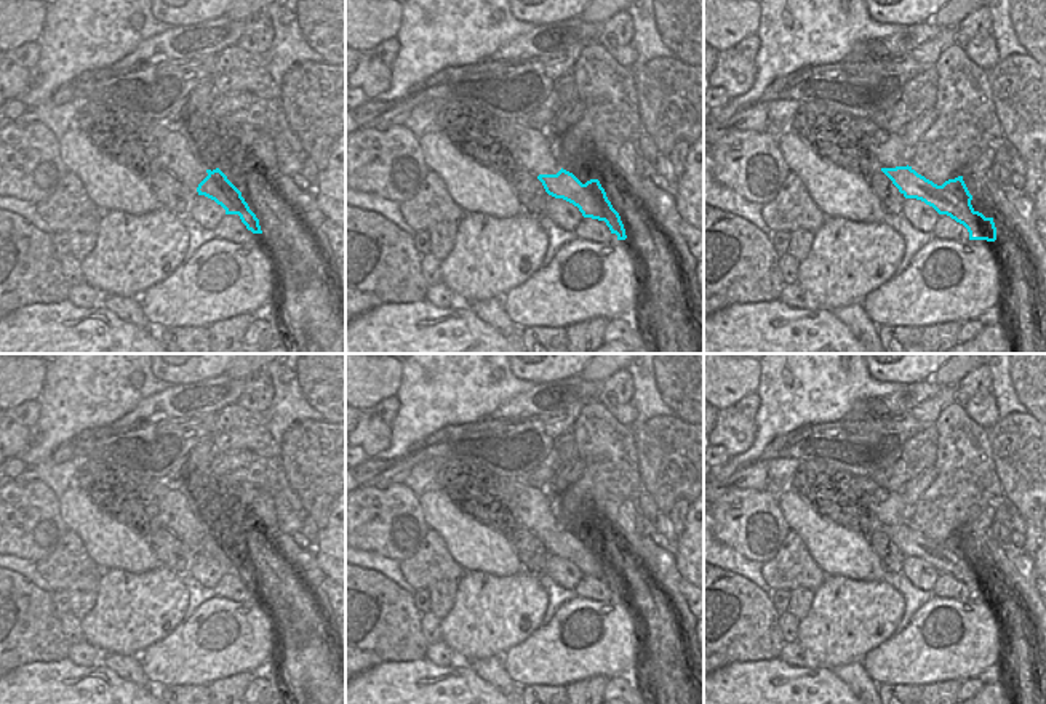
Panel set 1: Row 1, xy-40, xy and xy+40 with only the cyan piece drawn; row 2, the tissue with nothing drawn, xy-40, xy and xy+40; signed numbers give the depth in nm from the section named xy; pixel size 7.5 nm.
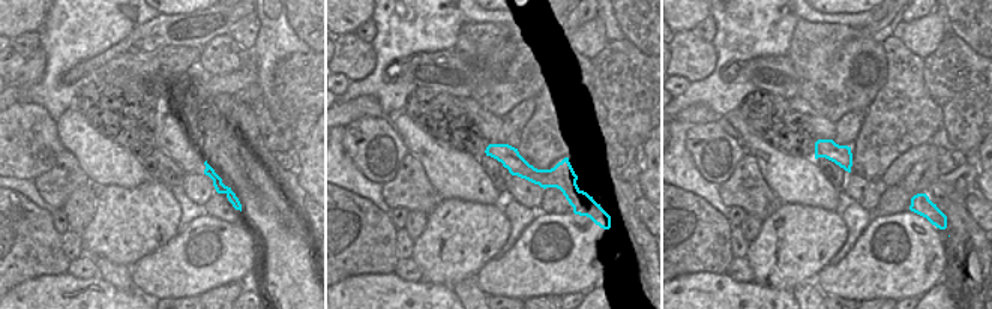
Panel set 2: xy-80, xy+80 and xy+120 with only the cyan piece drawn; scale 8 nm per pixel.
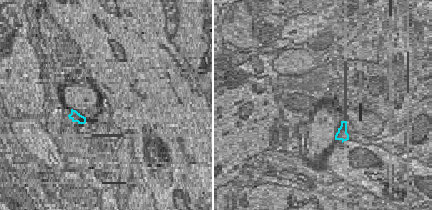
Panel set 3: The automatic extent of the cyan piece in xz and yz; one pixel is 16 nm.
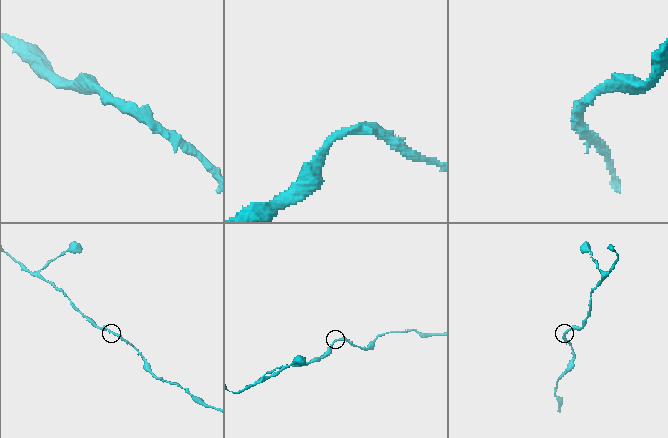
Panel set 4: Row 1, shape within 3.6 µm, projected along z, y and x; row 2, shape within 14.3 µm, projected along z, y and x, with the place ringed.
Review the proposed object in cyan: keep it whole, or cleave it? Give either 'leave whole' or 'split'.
leave whole

